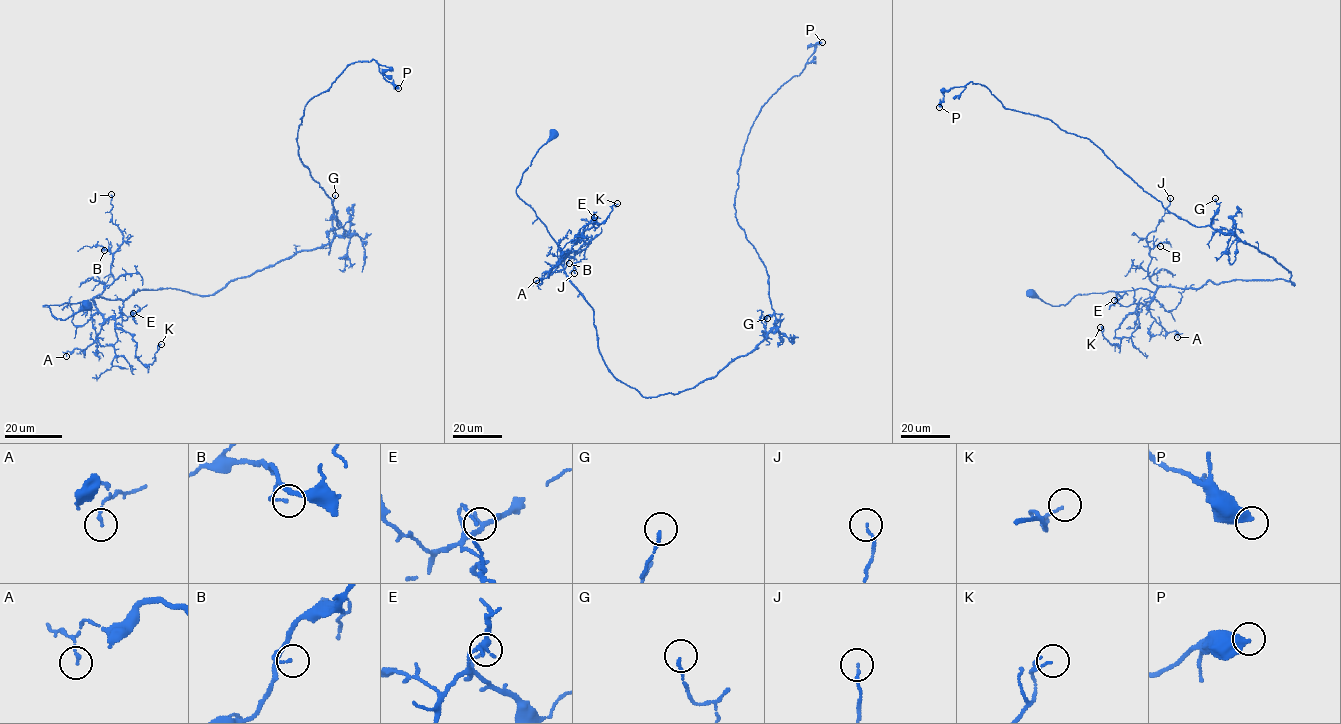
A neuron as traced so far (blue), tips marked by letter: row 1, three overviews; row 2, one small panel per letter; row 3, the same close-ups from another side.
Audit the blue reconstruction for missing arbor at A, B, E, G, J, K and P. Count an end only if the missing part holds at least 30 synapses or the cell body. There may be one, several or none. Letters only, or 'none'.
none

